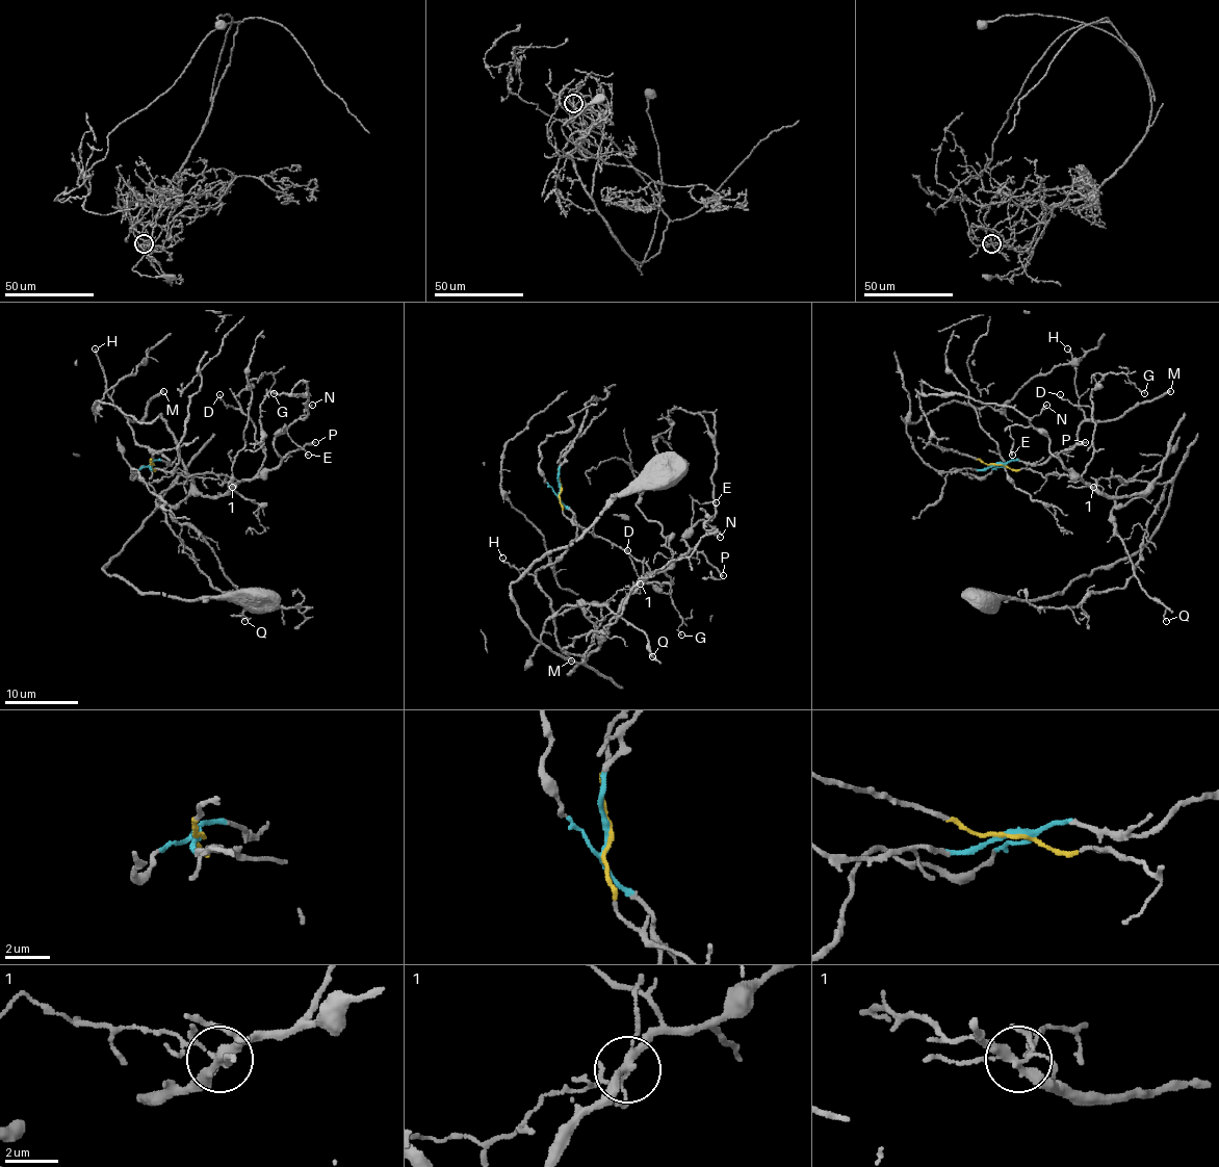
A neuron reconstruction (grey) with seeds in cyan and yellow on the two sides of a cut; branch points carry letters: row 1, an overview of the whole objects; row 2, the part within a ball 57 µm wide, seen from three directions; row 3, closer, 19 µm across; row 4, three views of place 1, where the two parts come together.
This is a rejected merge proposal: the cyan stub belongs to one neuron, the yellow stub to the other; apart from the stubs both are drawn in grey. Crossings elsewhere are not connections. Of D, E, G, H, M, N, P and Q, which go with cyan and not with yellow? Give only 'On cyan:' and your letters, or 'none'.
On cyan: H, M

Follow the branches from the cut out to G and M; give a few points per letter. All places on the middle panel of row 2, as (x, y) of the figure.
G: (561, 489), (559, 500), (566, 516), (672, 580), (645, 582), (669, 593), (679, 615), (681, 636)
M: (561, 489), (559, 500), (575, 516), (577, 535), (537, 571), (537, 586), (549, 600), (556, 643), (571, 660)

